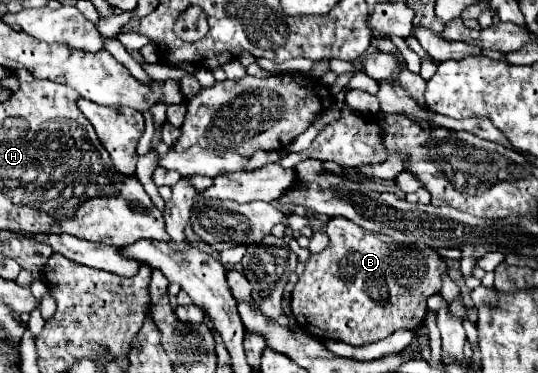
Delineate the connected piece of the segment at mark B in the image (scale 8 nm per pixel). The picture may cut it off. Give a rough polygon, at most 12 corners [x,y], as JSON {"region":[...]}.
{"region":[[331,217],[291,299],[352,346],[425,325],[445,259]]}

